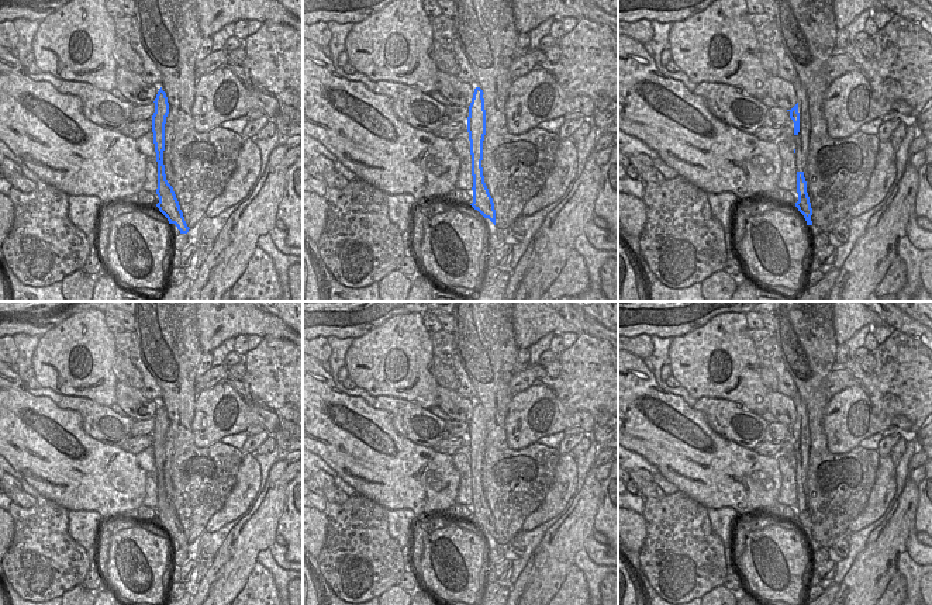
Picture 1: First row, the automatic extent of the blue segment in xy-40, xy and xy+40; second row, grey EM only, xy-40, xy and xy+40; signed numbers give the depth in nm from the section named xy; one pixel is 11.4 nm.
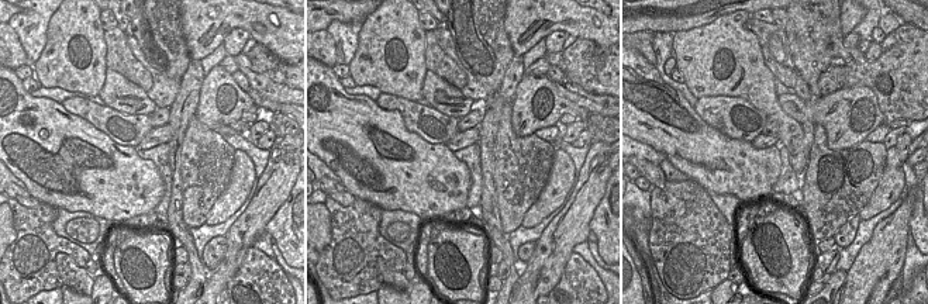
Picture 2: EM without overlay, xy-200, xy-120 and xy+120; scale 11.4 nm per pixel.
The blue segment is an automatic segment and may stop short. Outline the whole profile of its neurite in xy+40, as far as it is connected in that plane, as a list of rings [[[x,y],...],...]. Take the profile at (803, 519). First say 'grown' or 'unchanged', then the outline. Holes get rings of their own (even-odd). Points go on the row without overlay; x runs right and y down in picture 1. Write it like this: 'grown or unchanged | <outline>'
grown | [[[797,394],[794,398],[794,405],[797,411],[797,419],[787,425],[790,428],[790,433],[794,438],[794,457],[795,457],[795,480],[797,480],[797,508],[798,516],[795,522],[804,530],[807,540],[812,540],[811,530],[812,523],[810,518],[810,512],[807,508],[807,497],[805,497],[805,481],[808,471],[808,454],[810,454],[810,428],[808,428],[808,415],[805,402]]]

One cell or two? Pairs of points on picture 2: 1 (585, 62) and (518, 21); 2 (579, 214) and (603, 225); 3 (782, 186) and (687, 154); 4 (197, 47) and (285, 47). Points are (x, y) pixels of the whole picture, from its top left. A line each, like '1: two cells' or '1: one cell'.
1: two cells
2: two cells
3: two cells
4: one cell

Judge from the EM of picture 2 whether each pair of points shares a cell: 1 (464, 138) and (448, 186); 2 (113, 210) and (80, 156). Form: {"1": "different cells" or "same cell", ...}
{"1": "different cells", "2": "same cell"}

